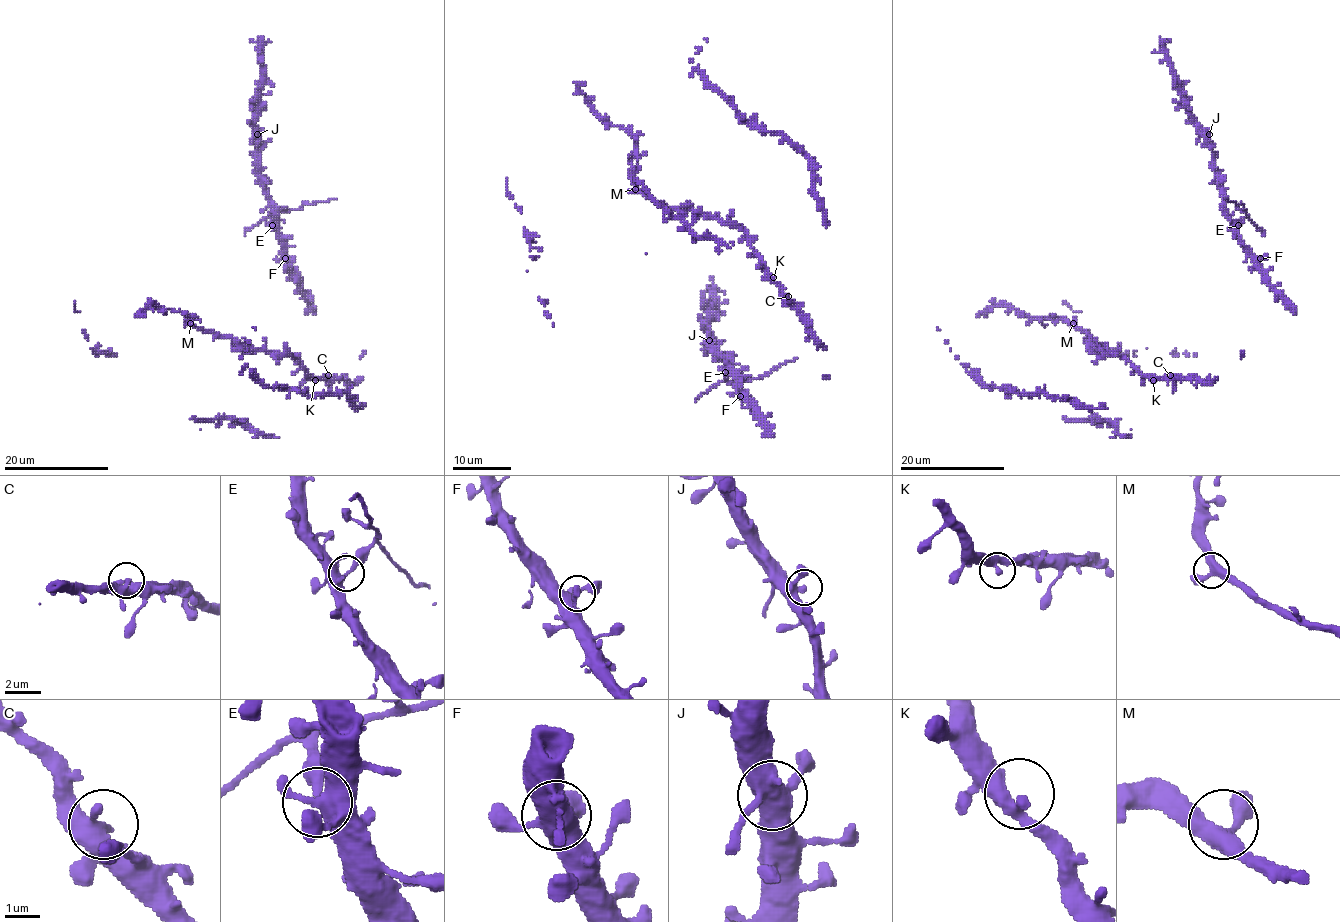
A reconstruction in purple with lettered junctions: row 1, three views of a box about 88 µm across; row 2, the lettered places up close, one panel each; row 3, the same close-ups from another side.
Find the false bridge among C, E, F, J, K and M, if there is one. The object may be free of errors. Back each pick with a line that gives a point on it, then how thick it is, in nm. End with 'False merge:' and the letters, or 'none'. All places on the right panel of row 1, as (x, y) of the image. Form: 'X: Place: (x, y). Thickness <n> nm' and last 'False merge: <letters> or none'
E: Place: (1238, 225). Thickness 280 nm
False merge: E

